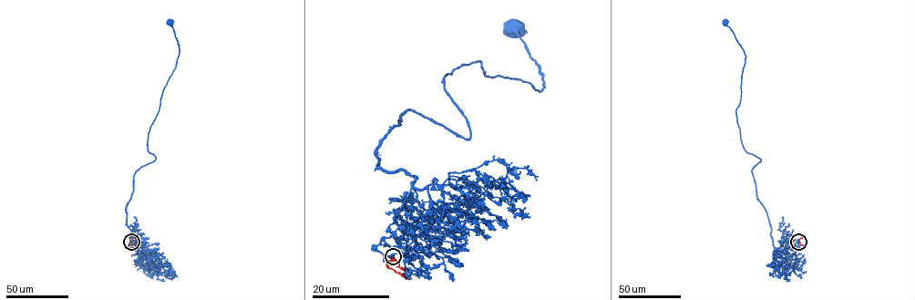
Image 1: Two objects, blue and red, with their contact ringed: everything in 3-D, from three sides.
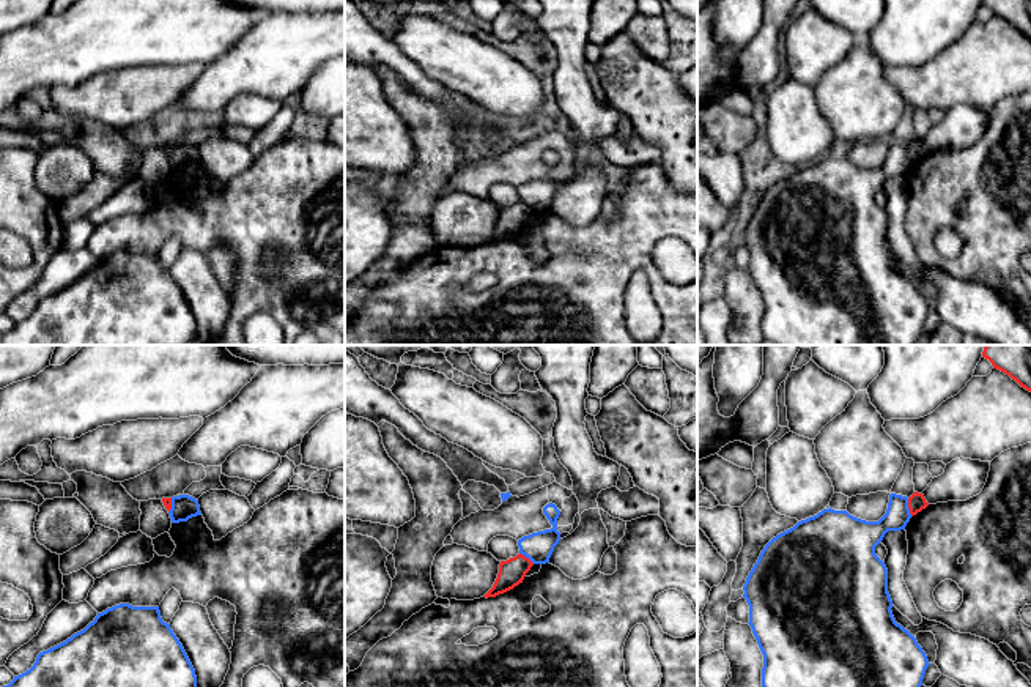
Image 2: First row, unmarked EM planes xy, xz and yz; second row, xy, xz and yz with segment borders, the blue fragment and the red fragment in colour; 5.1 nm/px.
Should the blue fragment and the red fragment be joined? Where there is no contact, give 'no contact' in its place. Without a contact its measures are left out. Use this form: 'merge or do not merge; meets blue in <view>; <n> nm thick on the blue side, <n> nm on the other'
do not merge; meets blue in yz; 140 nm thick on the blue side, 90 nm on the other

